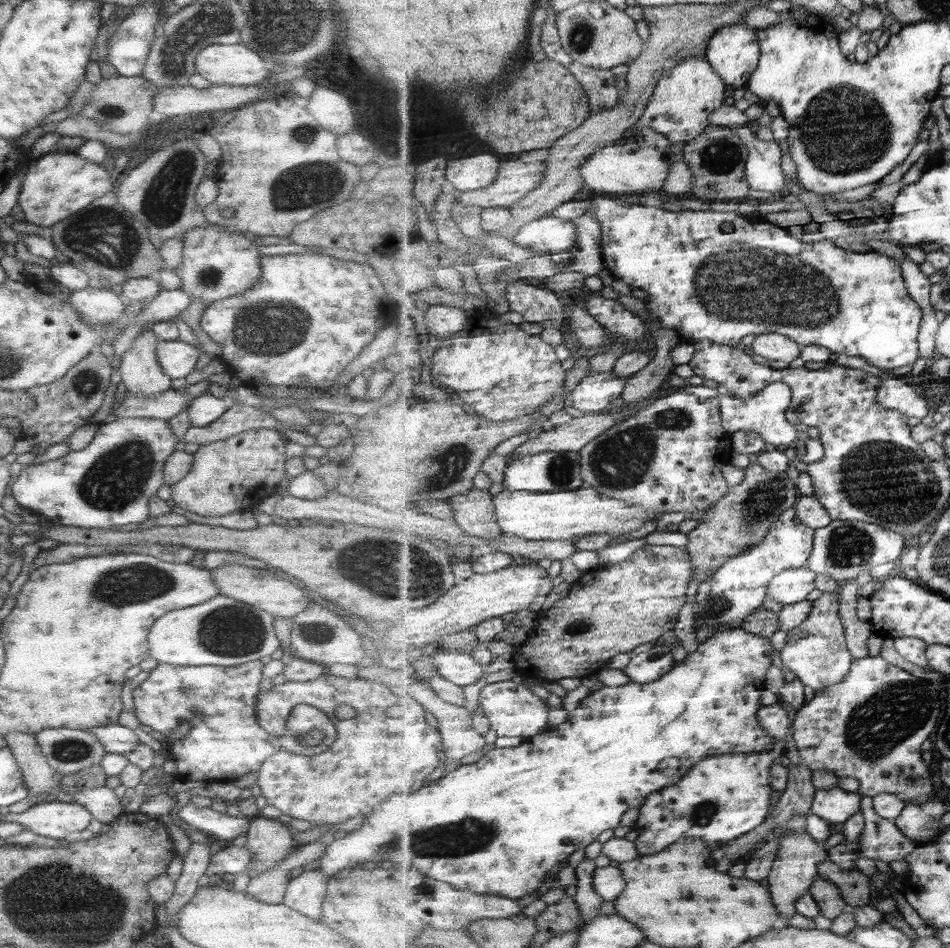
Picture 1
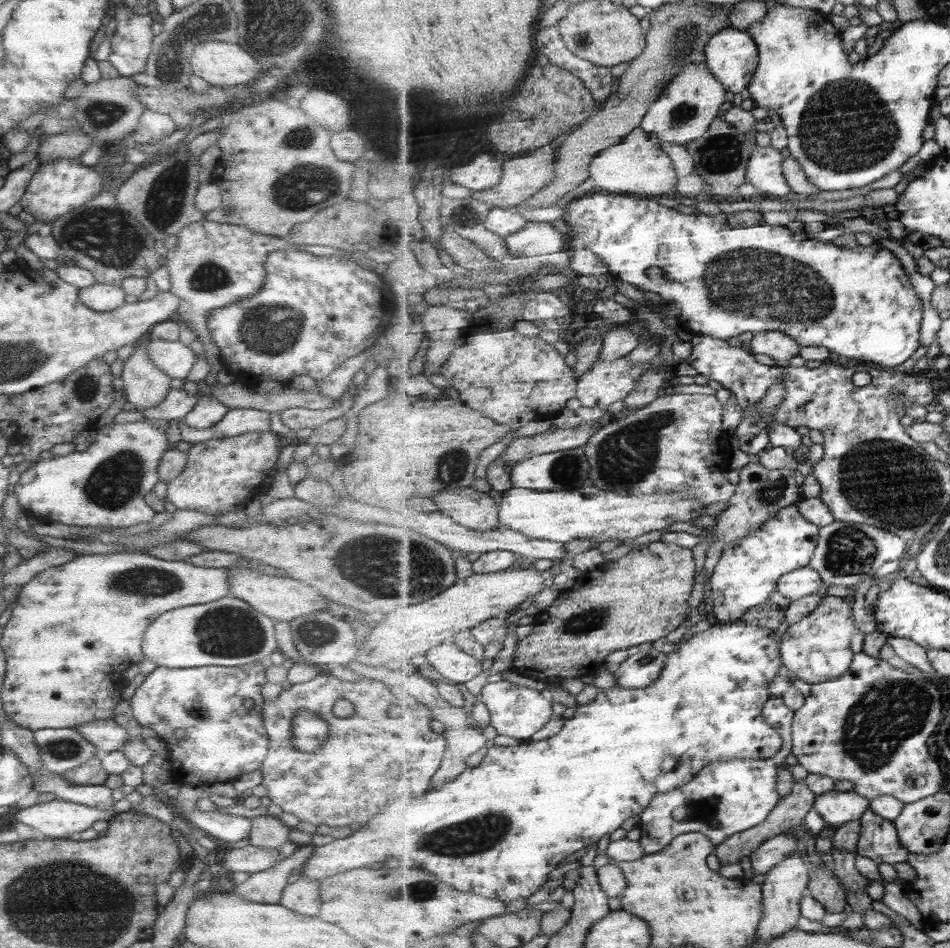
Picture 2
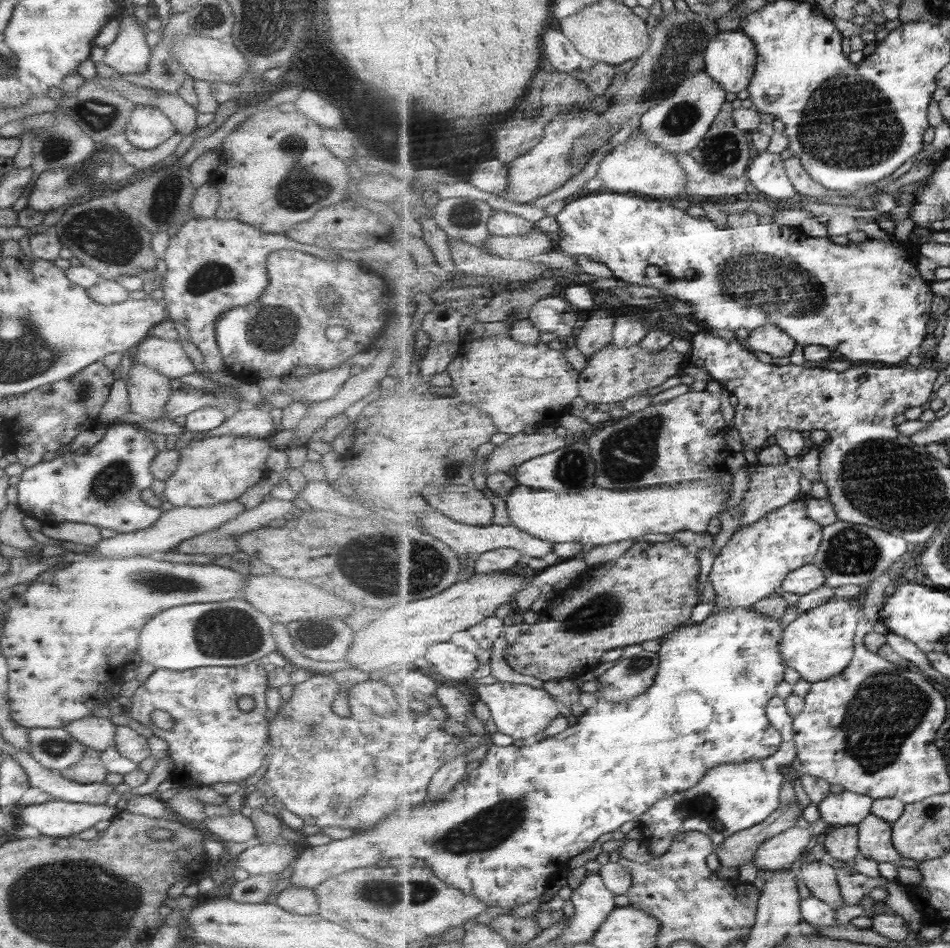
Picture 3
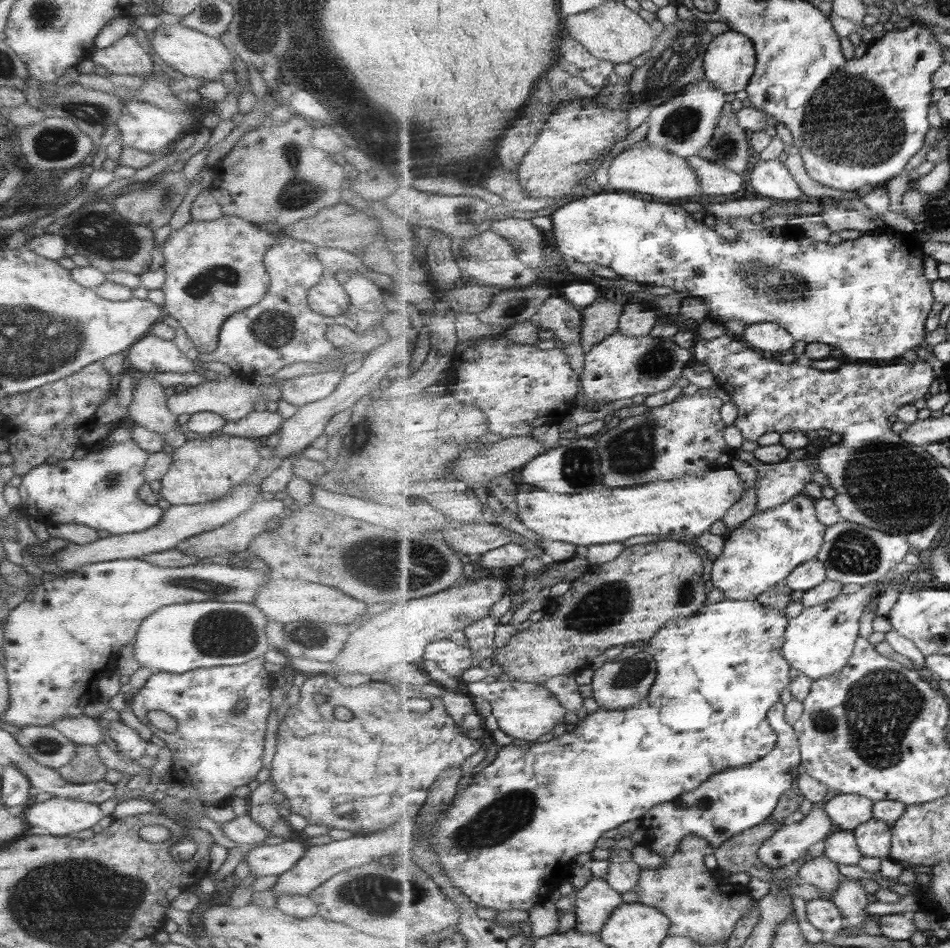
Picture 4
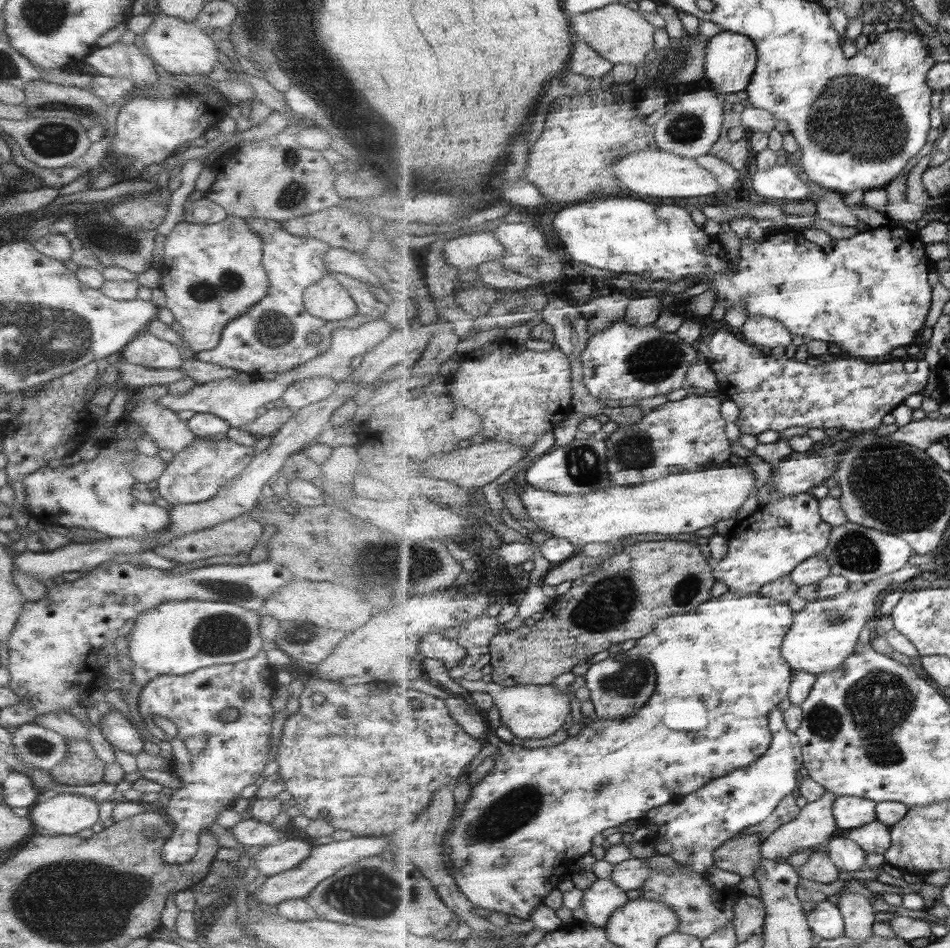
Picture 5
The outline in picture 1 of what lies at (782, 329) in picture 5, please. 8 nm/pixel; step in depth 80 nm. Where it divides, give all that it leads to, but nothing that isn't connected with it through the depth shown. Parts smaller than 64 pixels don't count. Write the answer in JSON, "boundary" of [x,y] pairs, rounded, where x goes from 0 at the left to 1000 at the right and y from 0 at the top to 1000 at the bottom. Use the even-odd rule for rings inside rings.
{"boundary":[[[801,352],[792,362],[789,372],[829,384],[844,376],[844,364],[824,352]]]}

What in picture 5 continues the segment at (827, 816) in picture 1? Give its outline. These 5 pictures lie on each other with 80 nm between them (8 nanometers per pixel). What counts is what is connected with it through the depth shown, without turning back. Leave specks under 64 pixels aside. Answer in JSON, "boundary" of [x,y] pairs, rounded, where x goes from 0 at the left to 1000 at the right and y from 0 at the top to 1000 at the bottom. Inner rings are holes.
{"boundary":[[[880,841],[876,853],[882,874],[894,877],[921,867],[923,848],[913,842]]]}

